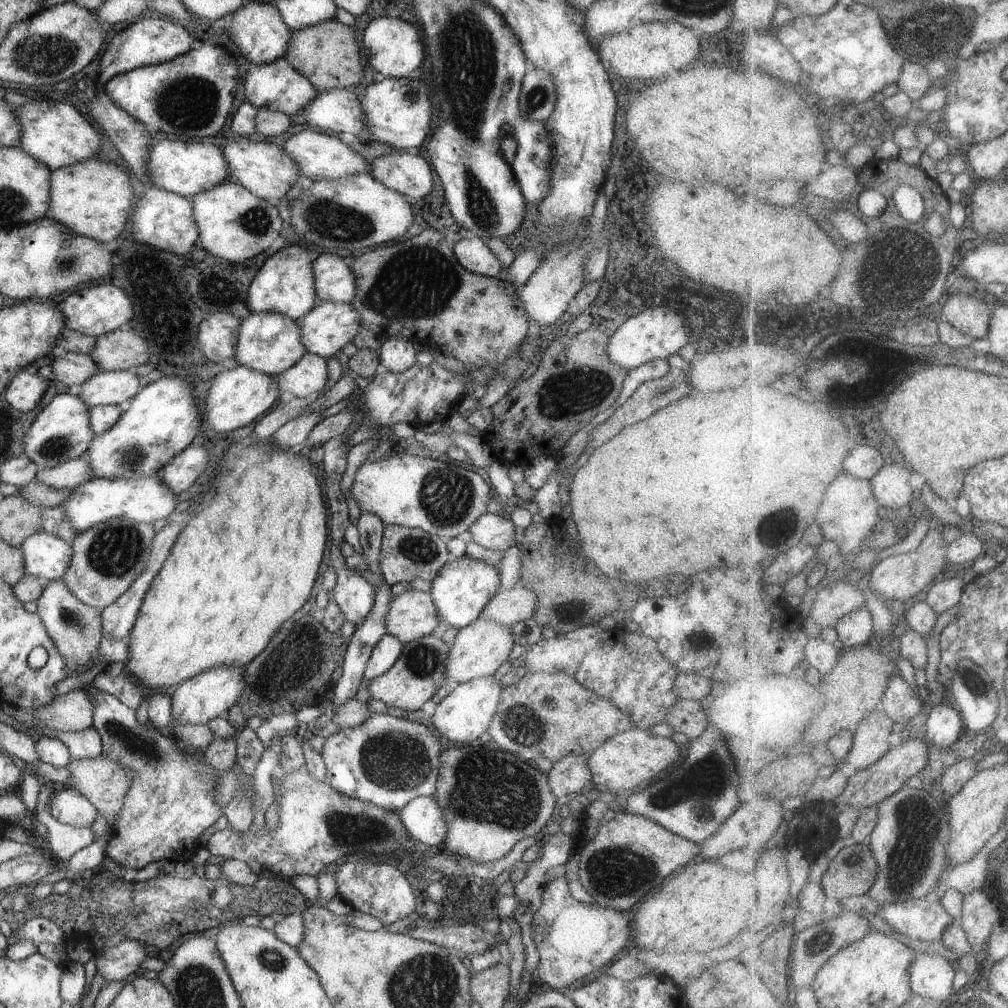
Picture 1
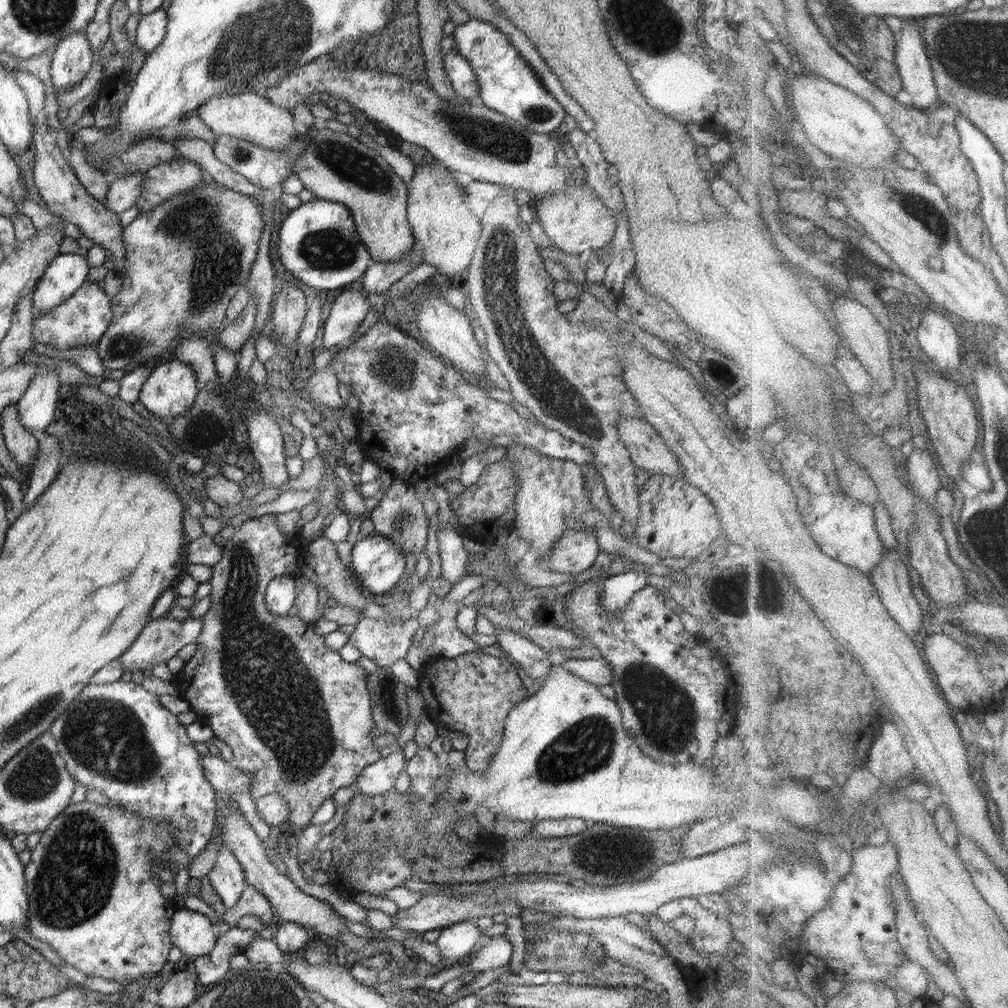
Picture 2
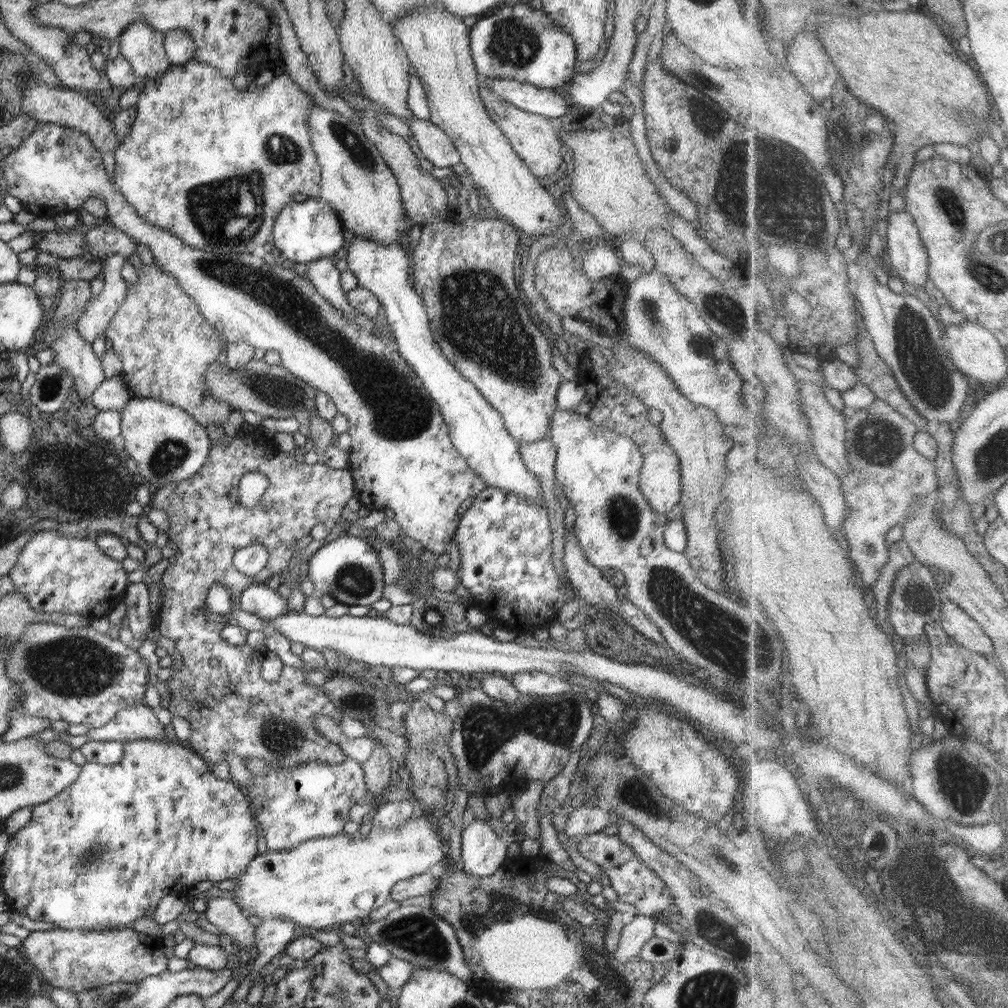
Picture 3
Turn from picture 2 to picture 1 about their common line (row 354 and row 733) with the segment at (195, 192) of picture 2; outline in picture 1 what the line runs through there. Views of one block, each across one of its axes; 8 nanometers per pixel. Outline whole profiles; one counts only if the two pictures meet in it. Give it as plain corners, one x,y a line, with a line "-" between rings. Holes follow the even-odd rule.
94,684
81,687
92,696
93,727
100,733
104,753
117,760
132,777
132,786
127,790
123,807
114,818
111,828
106,856
118,862
124,868
142,869
150,862
170,860
183,863
191,860
200,847
200,836
209,826
212,826
223,811
215,799
215,784
220,772
208,767
203,760
203,754
196,752
196,758
188,758
174,745
174,737
166,738
159,729
147,723
142,726
136,720
136,711
121,703
114,695
100,691

